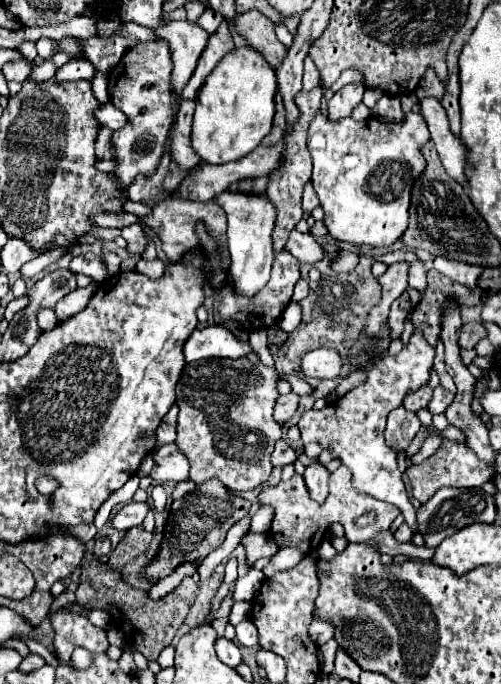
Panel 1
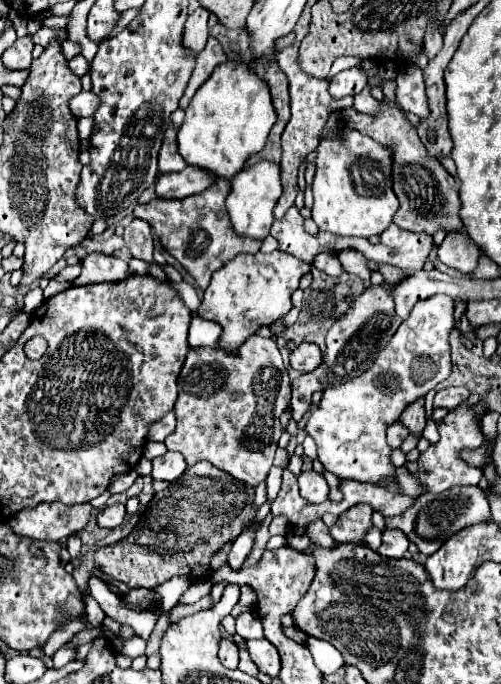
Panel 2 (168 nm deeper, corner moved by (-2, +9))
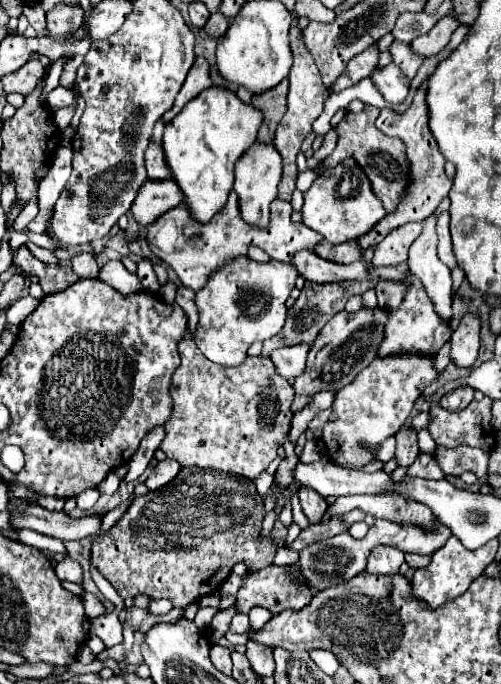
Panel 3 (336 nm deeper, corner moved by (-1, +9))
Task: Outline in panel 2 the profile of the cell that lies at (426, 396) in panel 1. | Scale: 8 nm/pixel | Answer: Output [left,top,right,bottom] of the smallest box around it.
[400,398,426,434]

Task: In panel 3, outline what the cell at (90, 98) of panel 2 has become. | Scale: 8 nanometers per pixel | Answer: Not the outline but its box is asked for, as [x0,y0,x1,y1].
[45,86,73,110]

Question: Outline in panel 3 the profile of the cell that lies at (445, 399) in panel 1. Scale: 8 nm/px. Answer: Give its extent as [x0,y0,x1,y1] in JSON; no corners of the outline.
[439,386,473,412]

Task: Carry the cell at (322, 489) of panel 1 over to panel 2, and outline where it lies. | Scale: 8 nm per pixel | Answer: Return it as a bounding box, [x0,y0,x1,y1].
[298,470,330,502]

